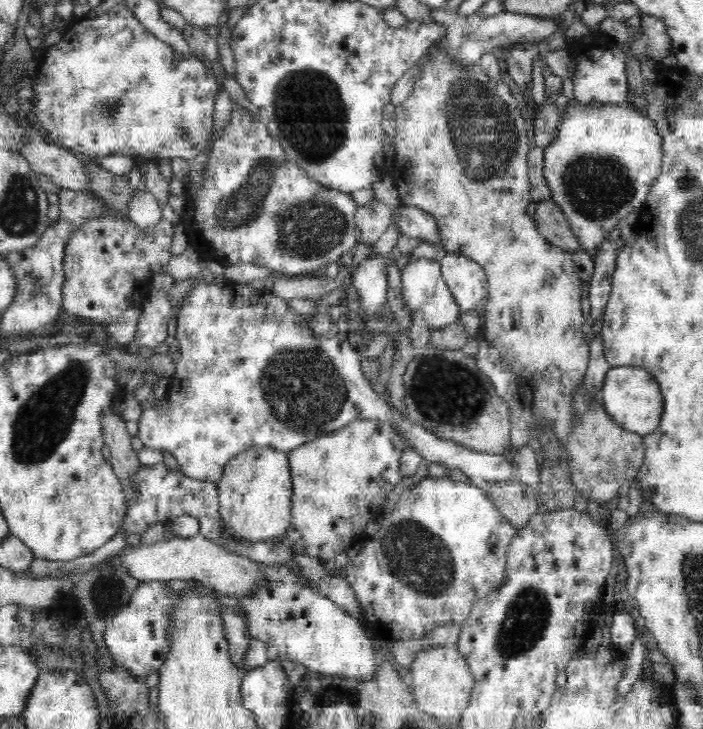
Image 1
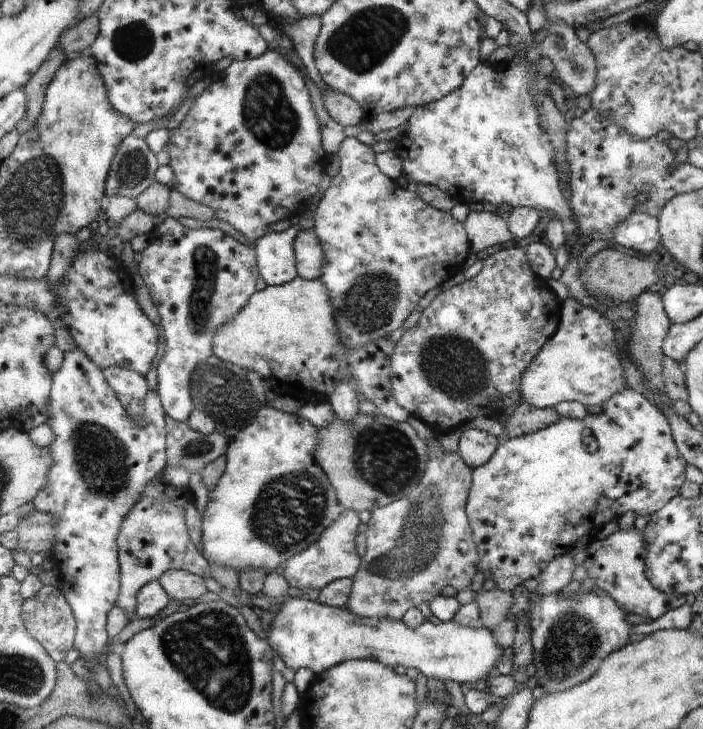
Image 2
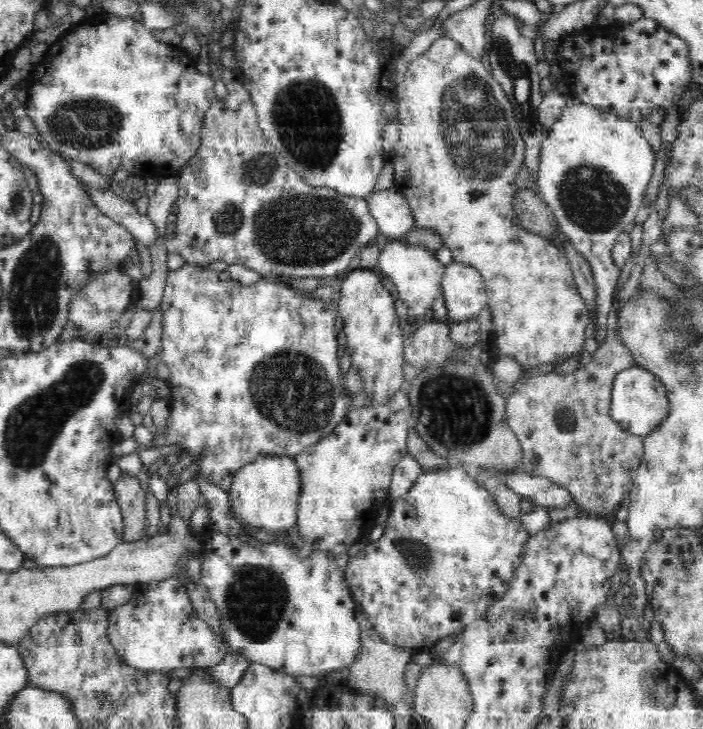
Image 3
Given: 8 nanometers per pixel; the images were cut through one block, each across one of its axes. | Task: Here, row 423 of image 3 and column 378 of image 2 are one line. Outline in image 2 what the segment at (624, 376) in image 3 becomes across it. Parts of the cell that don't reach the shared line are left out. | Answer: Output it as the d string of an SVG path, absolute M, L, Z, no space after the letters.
M307 598L286 600L276 612L266 639L285 666L297 672L307 669L318 675L344 660L372 658L390 668L404 666L410 673L420 672L426 678L444 683L448 680L458 682L462 687L484 682L502 656L502 648L489 628L468 628L452 619L438 624L425 620L416 630L402 621L360 618L348 612L346 607L331 607Z

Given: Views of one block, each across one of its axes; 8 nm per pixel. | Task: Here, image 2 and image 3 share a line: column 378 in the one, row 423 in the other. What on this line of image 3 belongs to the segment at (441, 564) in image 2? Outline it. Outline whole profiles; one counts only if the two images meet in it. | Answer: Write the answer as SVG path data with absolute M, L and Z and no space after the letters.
M611 321L610 325L608 325L605 339L602 343L599 343L596 354L593 359L585 365L585 368L582 367L581 370L566 376L560 376L560 374L556 374L556 372L550 372L549 374L534 374L534 376L526 376L526 374L524 374L522 378L517 380L514 392L508 396L503 396L505 406L507 407L508 426L511 427L512 432L516 435L522 447L522 468L532 476L549 478L552 482L564 487L568 490L570 495L572 495L573 500L580 506L581 513L587 516L604 517L606 514L612 513L616 506L620 505L620 502L622 502L632 490L633 478L644 454L643 437L627 433L622 429L620 424L612 418L610 412L613 380L622 370L627 370L629 367L632 367L632 356L629 356L629 352L625 350L624 344L621 344L619 338L617 338L615 328L615 321Z

